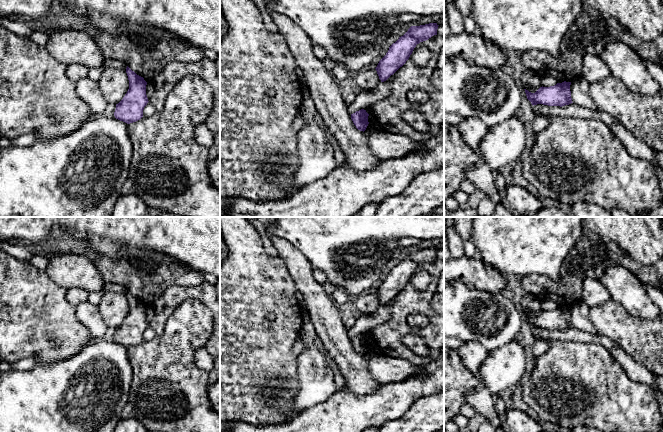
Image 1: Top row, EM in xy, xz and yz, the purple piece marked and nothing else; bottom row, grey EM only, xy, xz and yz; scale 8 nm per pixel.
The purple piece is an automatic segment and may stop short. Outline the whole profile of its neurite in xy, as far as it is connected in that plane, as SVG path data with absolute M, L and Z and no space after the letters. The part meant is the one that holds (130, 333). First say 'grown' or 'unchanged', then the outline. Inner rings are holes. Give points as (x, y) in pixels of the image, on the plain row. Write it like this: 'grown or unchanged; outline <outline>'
unchanged; outline M128 290L126 297L129 304L129 313L123 323L116 328L114 340L118 344L130 348L143 341L144 331L149 325L146 319L147 306L144 302L137 299Z

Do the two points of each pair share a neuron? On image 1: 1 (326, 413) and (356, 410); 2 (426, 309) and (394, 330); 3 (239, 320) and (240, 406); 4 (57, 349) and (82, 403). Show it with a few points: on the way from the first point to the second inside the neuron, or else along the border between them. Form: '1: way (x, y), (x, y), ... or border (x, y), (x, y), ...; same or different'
1: way (333, 413), (349, 413); same
2: way (417, 308), (410, 308), (398, 321); same
3: way (239, 341), (240, 385); same
4: border (82, 347), (73, 355), (64, 359), (39, 365); different

